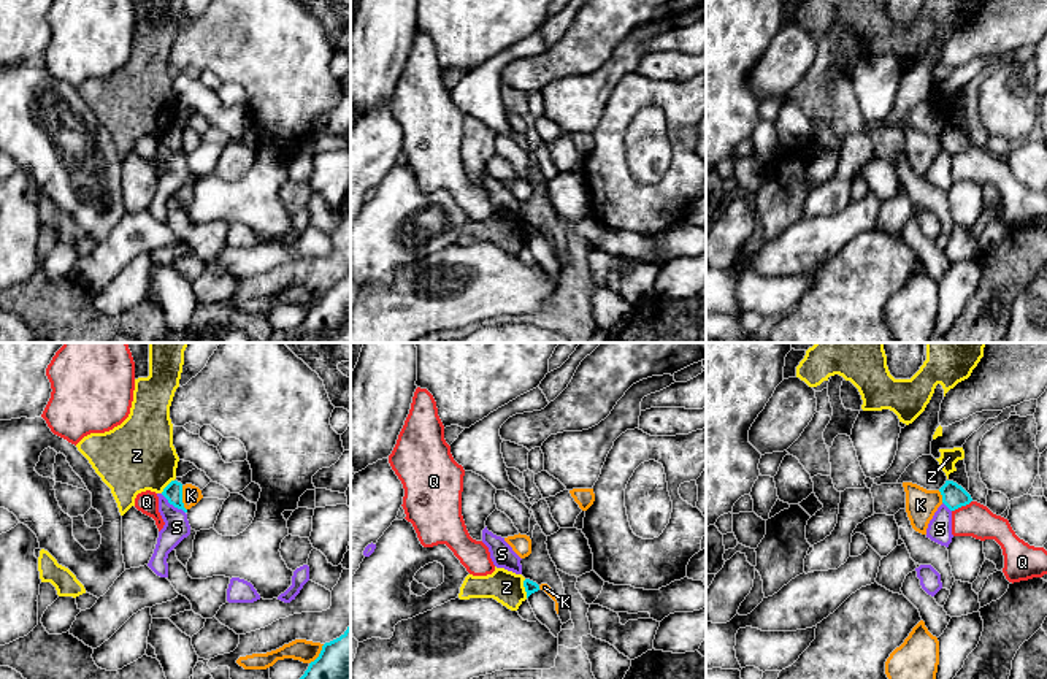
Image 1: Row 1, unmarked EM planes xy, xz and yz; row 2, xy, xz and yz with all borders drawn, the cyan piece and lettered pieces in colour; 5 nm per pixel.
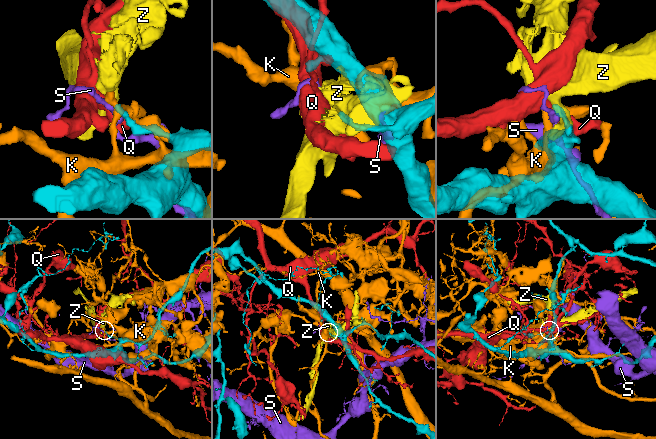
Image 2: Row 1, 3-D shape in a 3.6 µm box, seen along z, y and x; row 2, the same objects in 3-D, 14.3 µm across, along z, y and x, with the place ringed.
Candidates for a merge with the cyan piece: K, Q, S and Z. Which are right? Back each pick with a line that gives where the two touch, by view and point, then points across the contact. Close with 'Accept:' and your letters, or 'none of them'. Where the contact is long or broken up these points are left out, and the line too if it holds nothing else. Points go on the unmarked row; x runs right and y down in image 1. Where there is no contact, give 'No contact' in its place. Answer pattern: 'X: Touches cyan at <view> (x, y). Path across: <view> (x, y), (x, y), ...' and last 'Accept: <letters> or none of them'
Accept: none of them

